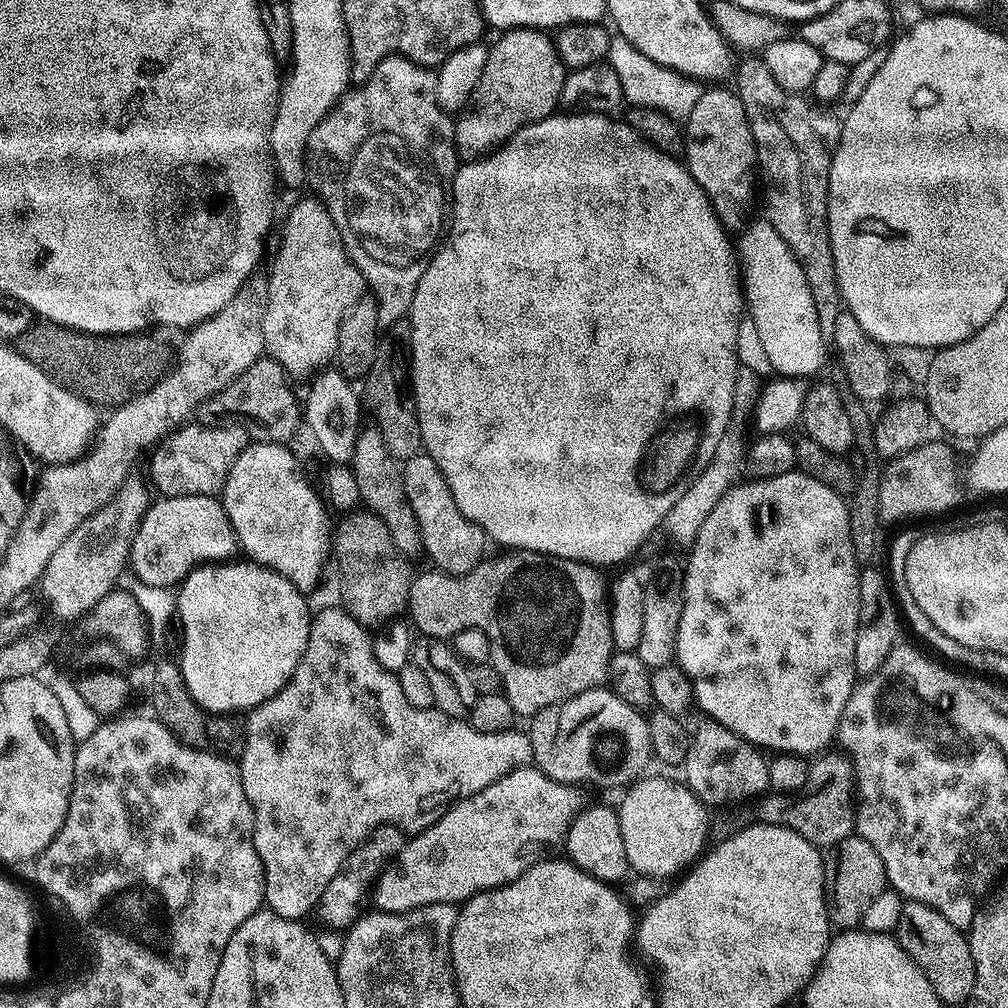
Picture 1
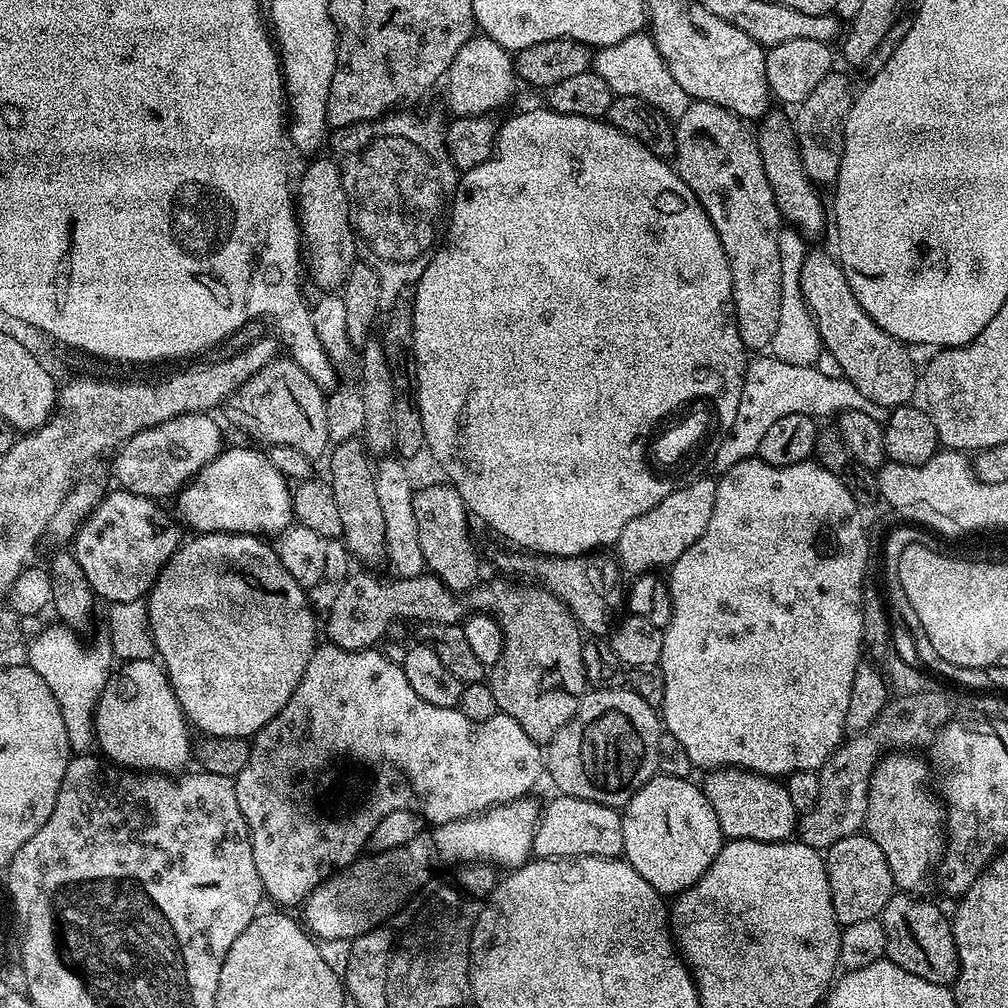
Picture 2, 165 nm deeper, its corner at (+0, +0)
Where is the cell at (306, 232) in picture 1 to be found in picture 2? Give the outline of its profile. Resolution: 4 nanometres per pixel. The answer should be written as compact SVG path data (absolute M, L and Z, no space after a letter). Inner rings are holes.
M335 159L316 160L304 172L304 178L298 188L298 227L302 233L303 243L306 245L306 272L312 275L312 280L320 290L343 289L347 275L350 274L352 264L358 260L358 245L356 234L352 231L350 206L348 195L342 186L340 166Z

